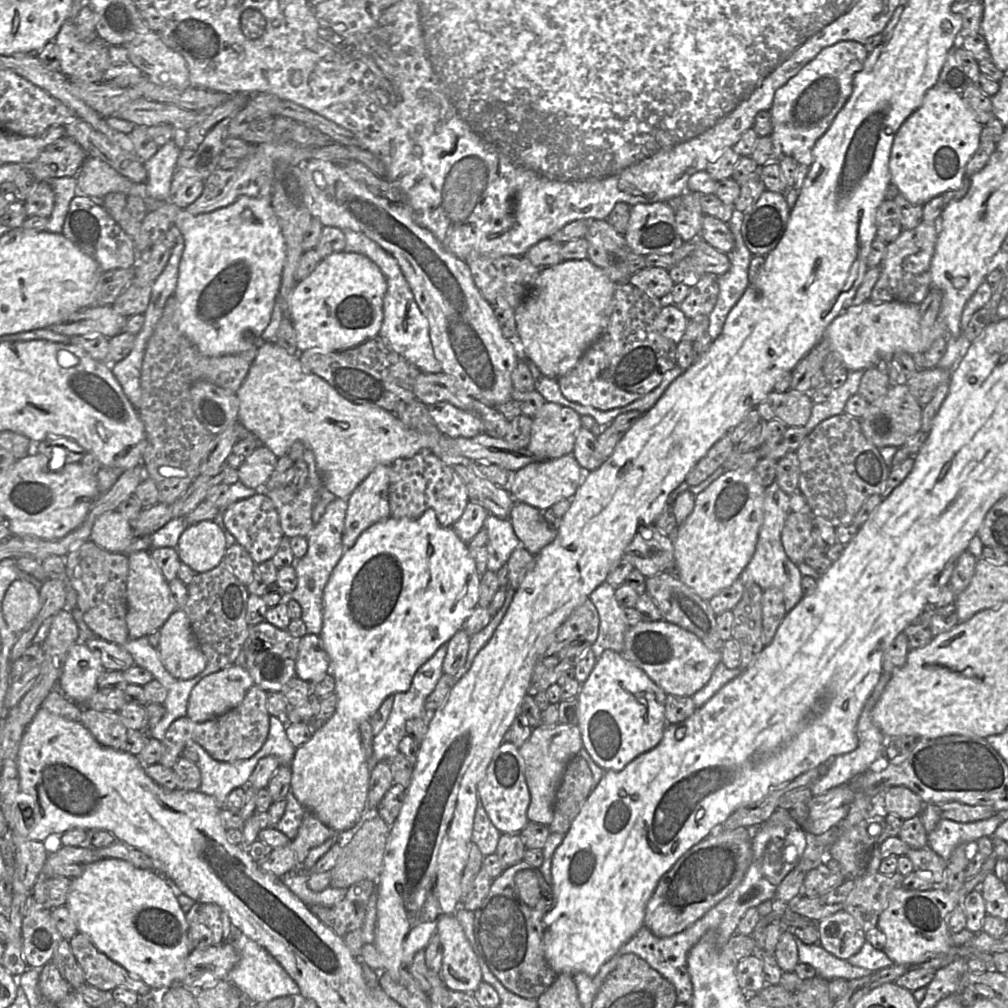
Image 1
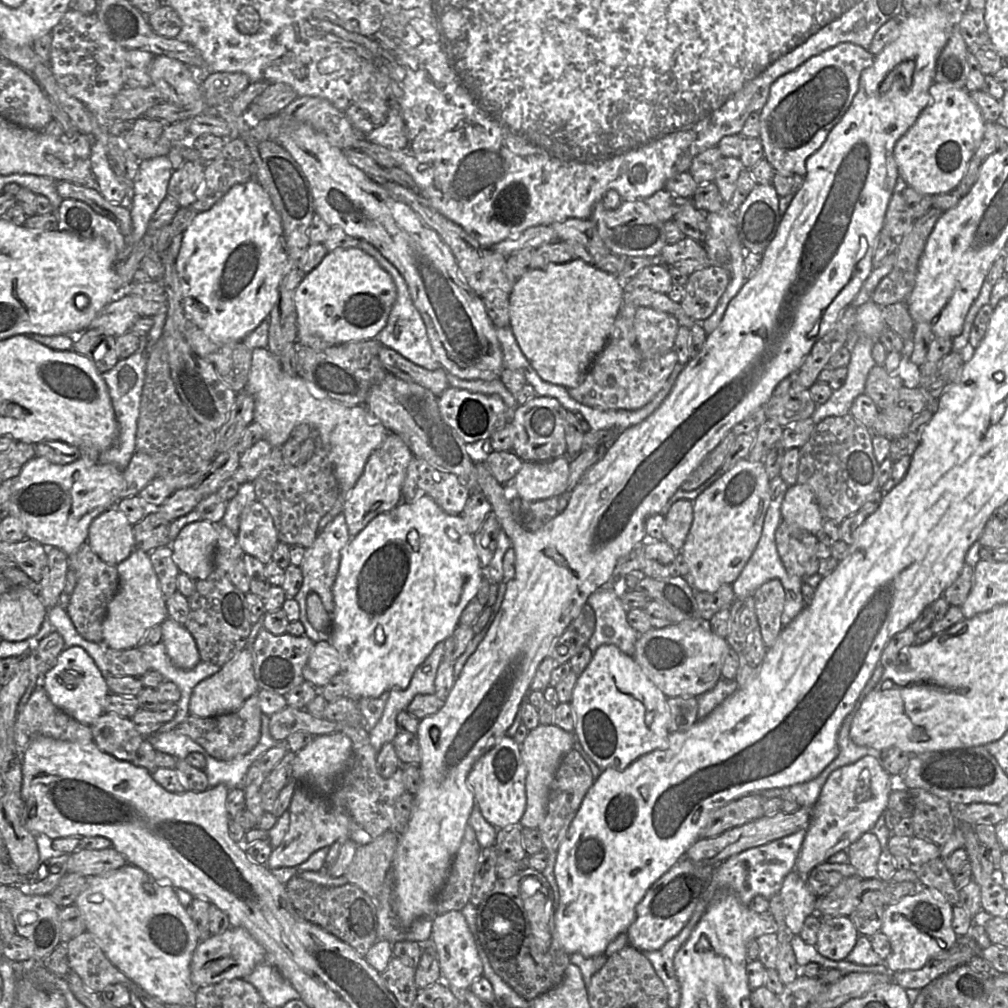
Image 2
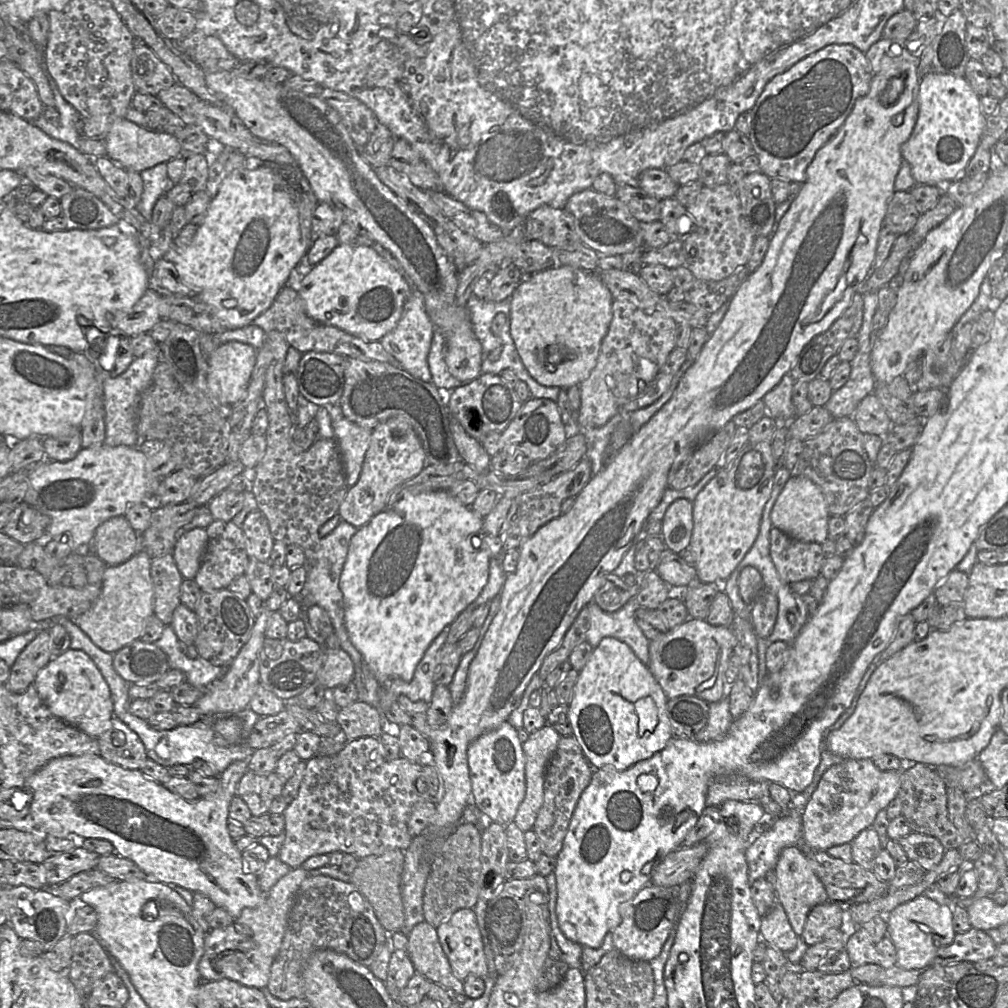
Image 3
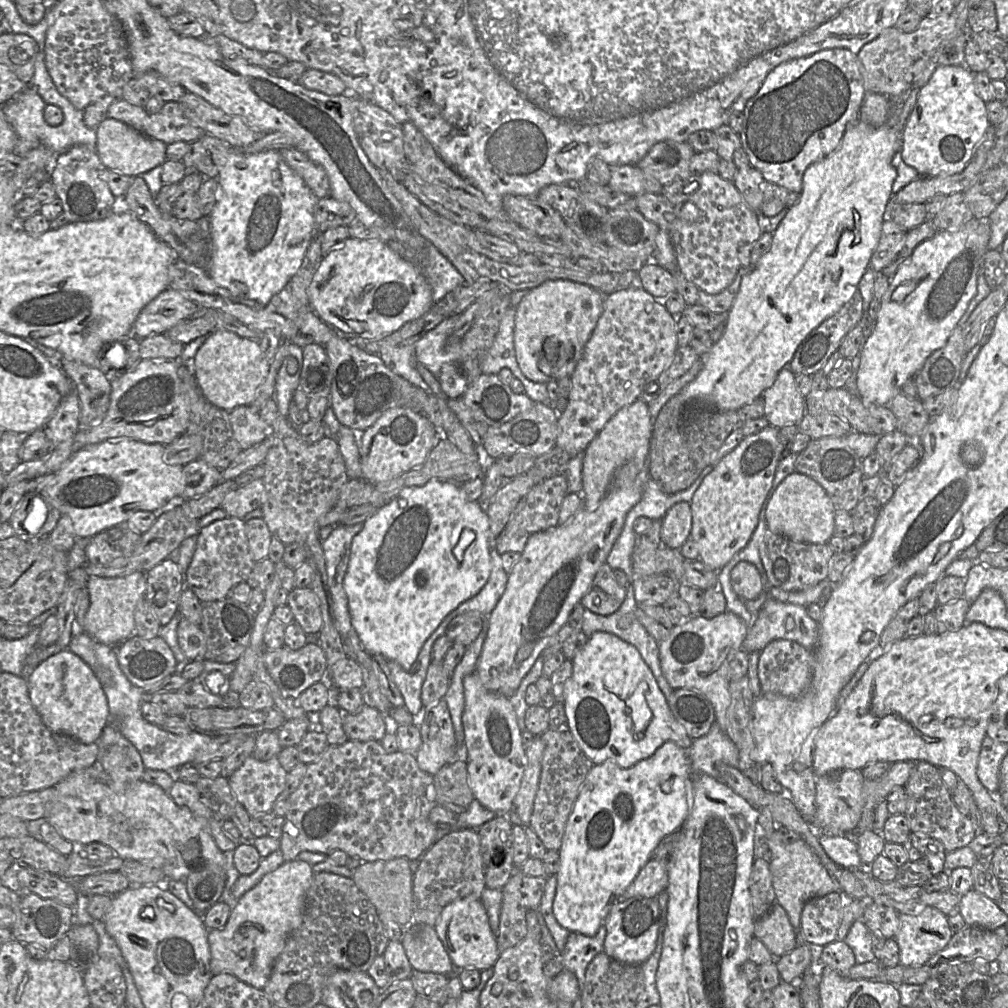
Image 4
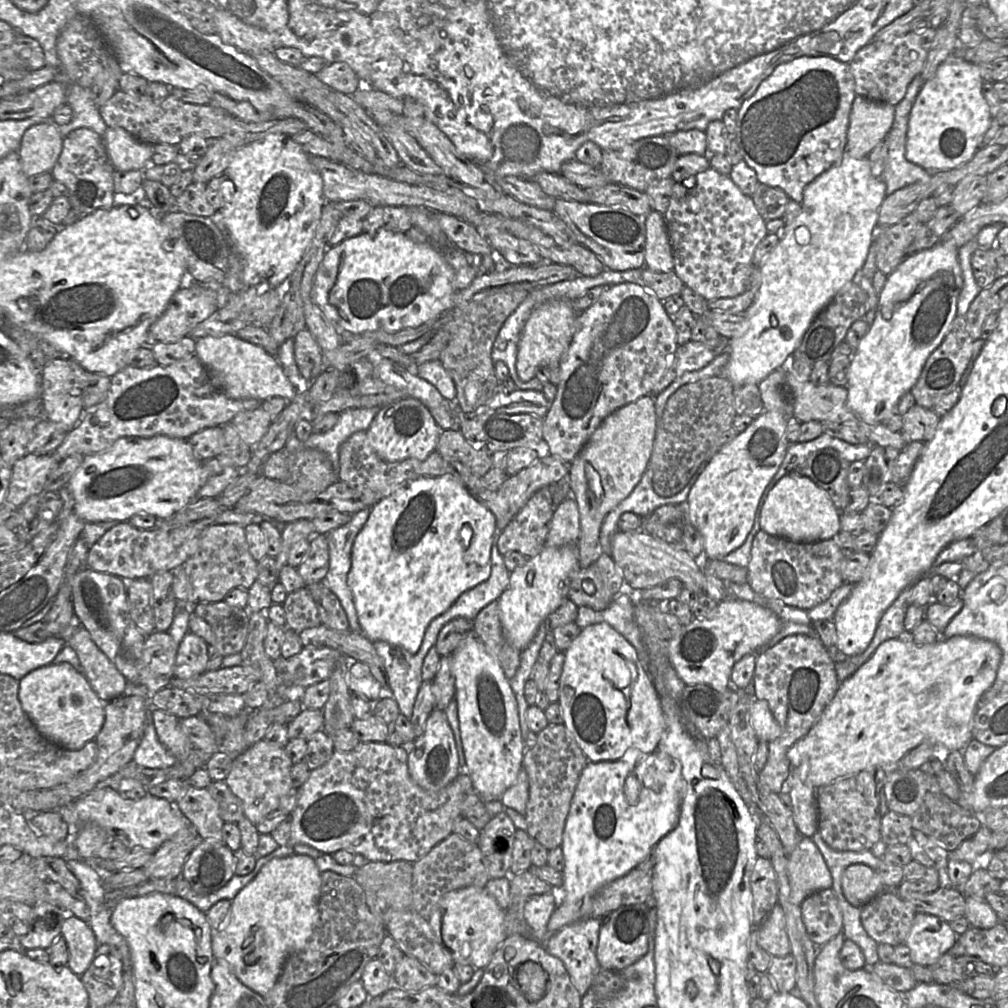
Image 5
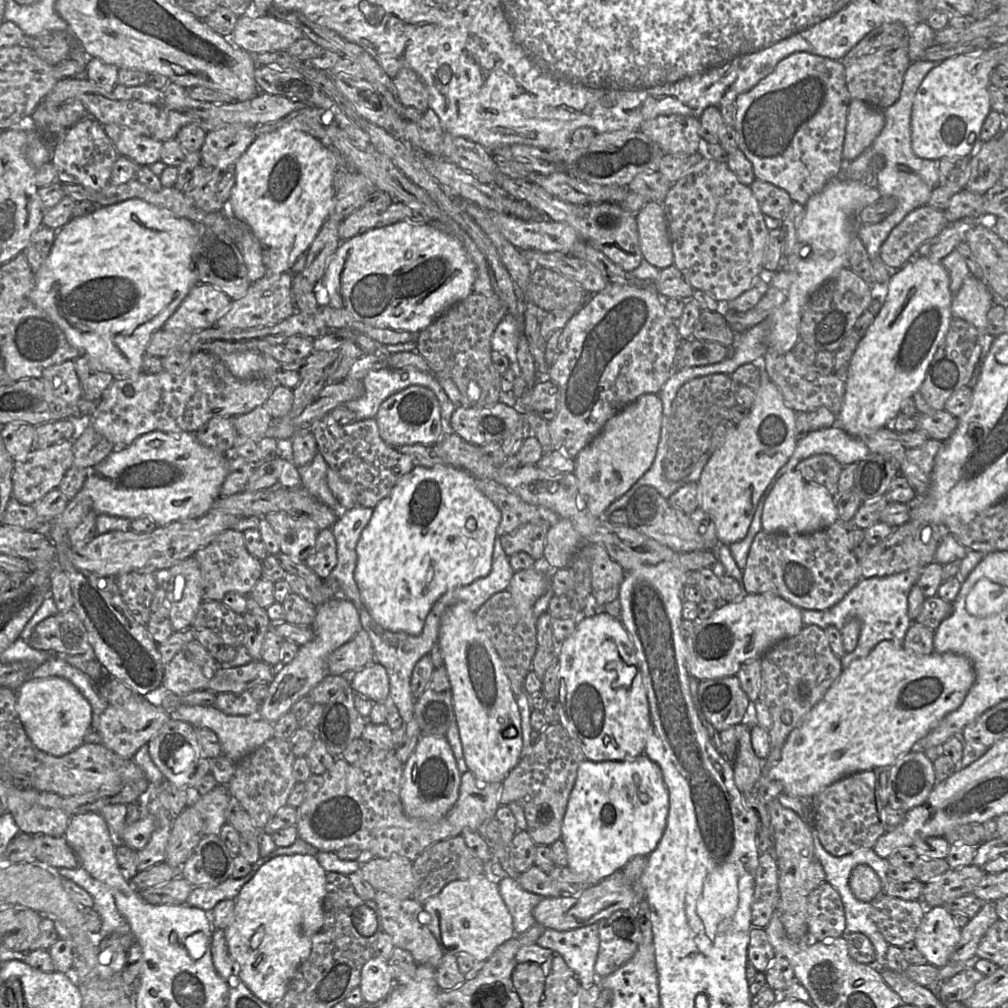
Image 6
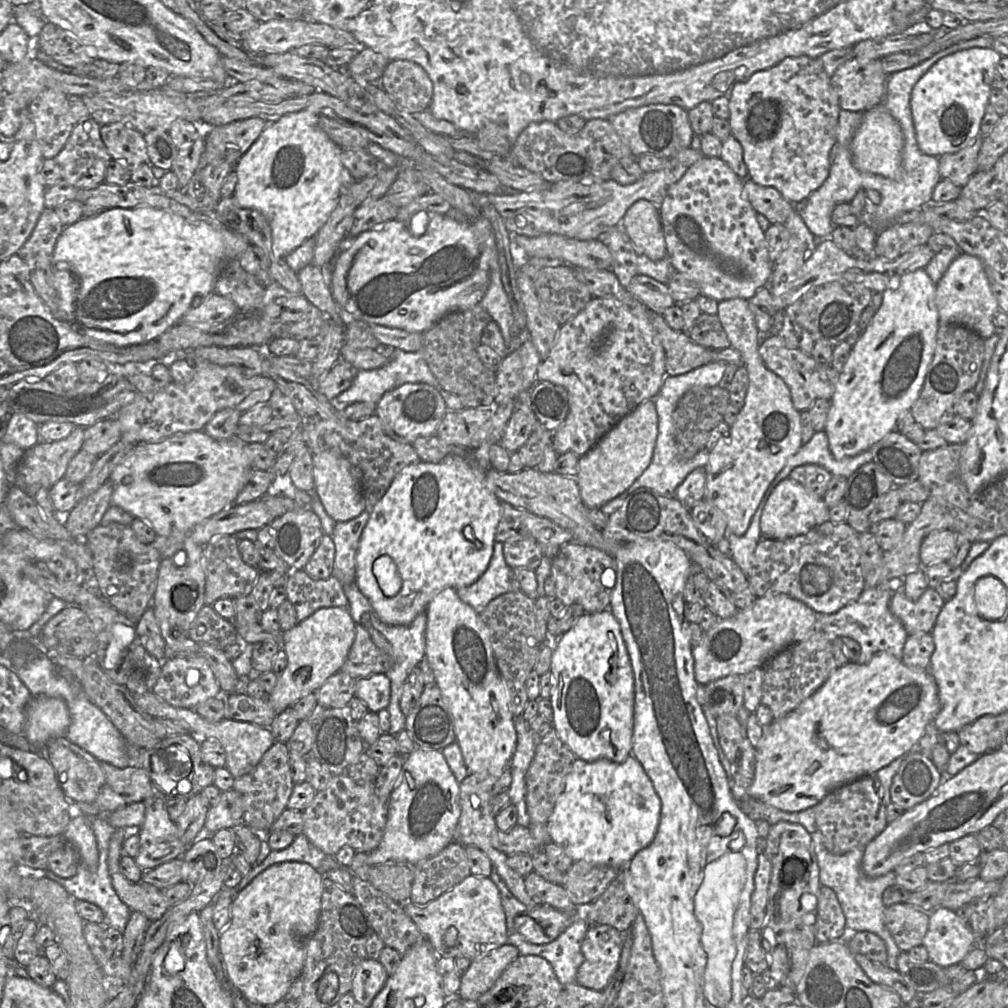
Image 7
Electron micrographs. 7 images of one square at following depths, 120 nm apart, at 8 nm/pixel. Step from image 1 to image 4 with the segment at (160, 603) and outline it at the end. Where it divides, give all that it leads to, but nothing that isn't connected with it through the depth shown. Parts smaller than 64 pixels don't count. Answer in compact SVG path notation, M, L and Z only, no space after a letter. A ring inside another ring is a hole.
M133 572L121 577L90 576L87 588L90 605L83 621L83 630L94 640L108 646L118 646L135 633L134 613L146 591L146 574Z

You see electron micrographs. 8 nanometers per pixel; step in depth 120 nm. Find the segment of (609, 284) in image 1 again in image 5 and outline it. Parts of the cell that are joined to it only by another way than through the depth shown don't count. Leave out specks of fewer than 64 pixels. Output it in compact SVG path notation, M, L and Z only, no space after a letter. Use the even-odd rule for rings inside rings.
M561 299L550 300L532 311L518 343L516 371L523 382L534 378L537 369L551 363L560 363L565 356L576 331L576 317L578 315L573 310L571 302Z

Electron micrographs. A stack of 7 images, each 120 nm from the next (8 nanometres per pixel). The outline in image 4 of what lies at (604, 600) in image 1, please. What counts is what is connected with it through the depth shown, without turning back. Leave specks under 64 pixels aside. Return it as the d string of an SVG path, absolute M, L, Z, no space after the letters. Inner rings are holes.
M629 584L626 587L625 600L623 601L619 609L614 613L610 615L599 615L585 608L583 613L582 632L584 632L587 637L590 637L594 632L598 631L612 633L618 636L620 639L624 640L625 642L632 644L634 647L636 647L641 657L652 671L659 688L666 697L666 700L669 700L674 690L667 682L661 669L659 658L659 643L646 631L644 626L638 620L636 610L637 602L634 596L634 588L631 584Z

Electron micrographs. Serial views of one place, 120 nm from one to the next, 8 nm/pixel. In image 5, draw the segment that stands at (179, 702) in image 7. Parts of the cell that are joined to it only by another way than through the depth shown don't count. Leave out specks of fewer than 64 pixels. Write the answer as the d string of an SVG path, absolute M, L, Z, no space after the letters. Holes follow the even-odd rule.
M188 631L179 643L174 666L174 677L190 679L206 672L209 645Z

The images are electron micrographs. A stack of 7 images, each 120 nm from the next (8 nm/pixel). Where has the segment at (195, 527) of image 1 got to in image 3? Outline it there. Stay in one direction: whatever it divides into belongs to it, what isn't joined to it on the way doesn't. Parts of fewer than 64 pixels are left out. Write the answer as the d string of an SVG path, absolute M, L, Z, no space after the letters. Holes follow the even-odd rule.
M194 528L180 535L172 556L184 579L194 579L205 553L208 536L206 529Z

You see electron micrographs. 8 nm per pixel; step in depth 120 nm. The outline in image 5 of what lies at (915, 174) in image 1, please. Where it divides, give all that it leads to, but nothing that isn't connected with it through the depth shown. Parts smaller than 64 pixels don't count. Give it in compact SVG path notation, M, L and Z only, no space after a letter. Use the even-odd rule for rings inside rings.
M950 56L935 74L925 81L912 106L907 130L905 157L929 172L950 170L969 161L980 147L982 135L991 122L991 108L982 94L982 77L978 64Z

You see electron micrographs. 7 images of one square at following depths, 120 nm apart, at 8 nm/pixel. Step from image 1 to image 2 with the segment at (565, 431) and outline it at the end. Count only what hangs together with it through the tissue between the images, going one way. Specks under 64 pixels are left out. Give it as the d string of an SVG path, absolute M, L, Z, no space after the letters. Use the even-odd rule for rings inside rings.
M536 396L511 413L511 423L515 430L512 451L523 462L546 462L565 456L567 443L565 438L566 410L552 397Z

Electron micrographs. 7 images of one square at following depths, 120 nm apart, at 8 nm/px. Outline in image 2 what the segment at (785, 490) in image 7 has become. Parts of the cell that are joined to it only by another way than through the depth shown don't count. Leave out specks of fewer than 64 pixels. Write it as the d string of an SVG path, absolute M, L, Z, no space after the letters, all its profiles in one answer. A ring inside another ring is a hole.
M796 483L787 489L781 504L784 522L792 524L816 535L823 517L811 486Z

